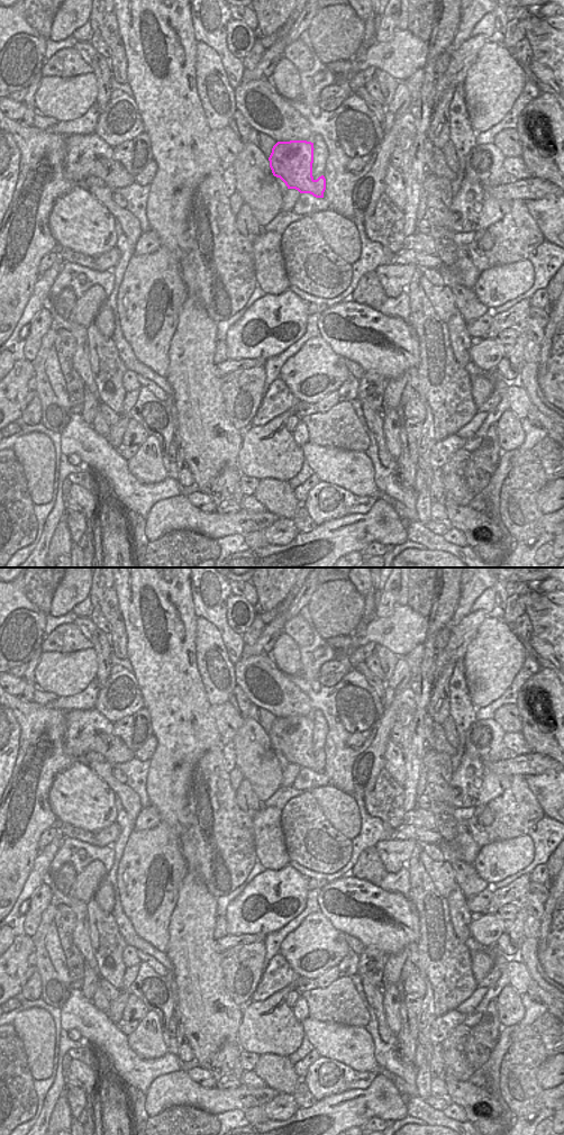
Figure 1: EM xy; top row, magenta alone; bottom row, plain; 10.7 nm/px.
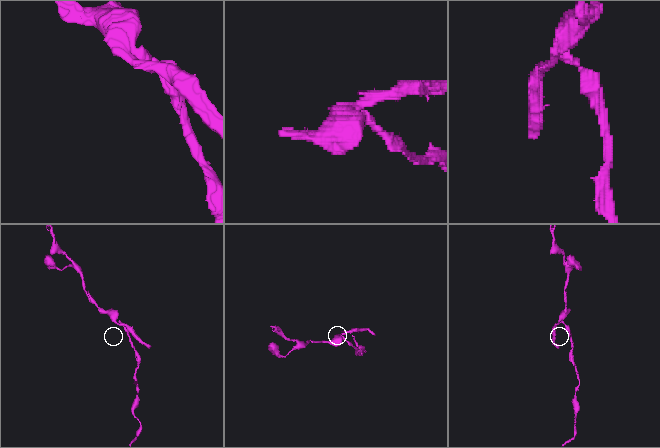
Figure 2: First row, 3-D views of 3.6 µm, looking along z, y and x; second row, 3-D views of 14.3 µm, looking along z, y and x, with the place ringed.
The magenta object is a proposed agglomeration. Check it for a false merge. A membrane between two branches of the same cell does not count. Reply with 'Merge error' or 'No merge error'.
Merge error

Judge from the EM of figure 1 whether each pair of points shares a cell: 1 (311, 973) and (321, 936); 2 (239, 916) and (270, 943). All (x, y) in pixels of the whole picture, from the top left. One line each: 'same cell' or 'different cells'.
1: same cell
2: different cells

